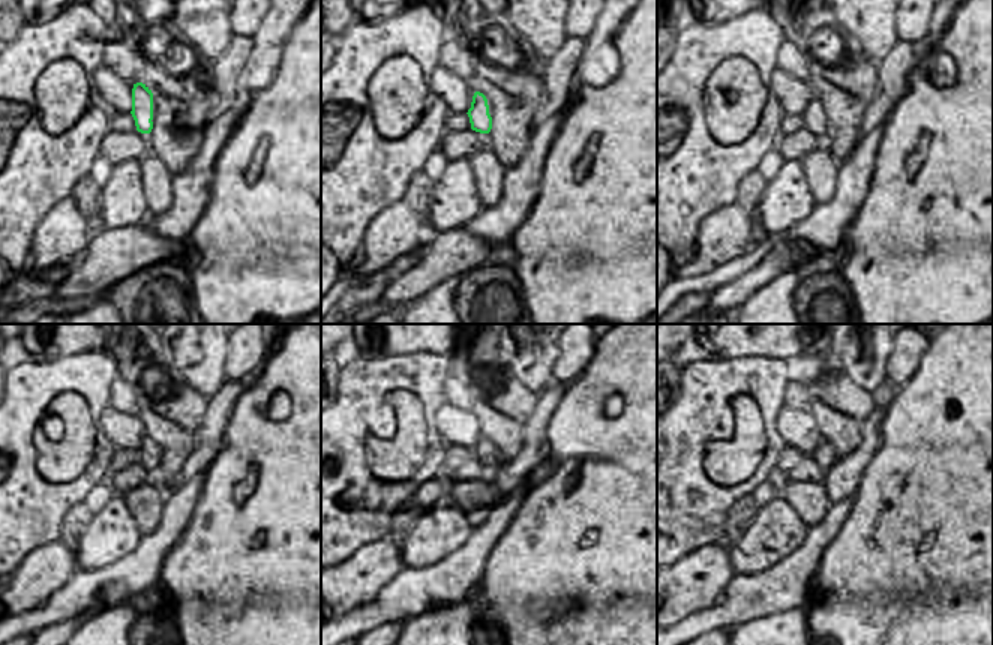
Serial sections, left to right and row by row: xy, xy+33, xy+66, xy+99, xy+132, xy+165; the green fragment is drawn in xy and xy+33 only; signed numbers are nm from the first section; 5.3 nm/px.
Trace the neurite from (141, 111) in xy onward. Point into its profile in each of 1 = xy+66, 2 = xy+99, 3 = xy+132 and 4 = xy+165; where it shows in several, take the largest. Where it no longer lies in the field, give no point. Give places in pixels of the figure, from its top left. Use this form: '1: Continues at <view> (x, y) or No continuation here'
1: Continues at xy+66 (815, 119)
2: Continues at xy+99 (152, 452)
3: Continues at xy+132 (486, 450)
4: Continues at xy+165 (824, 452)

